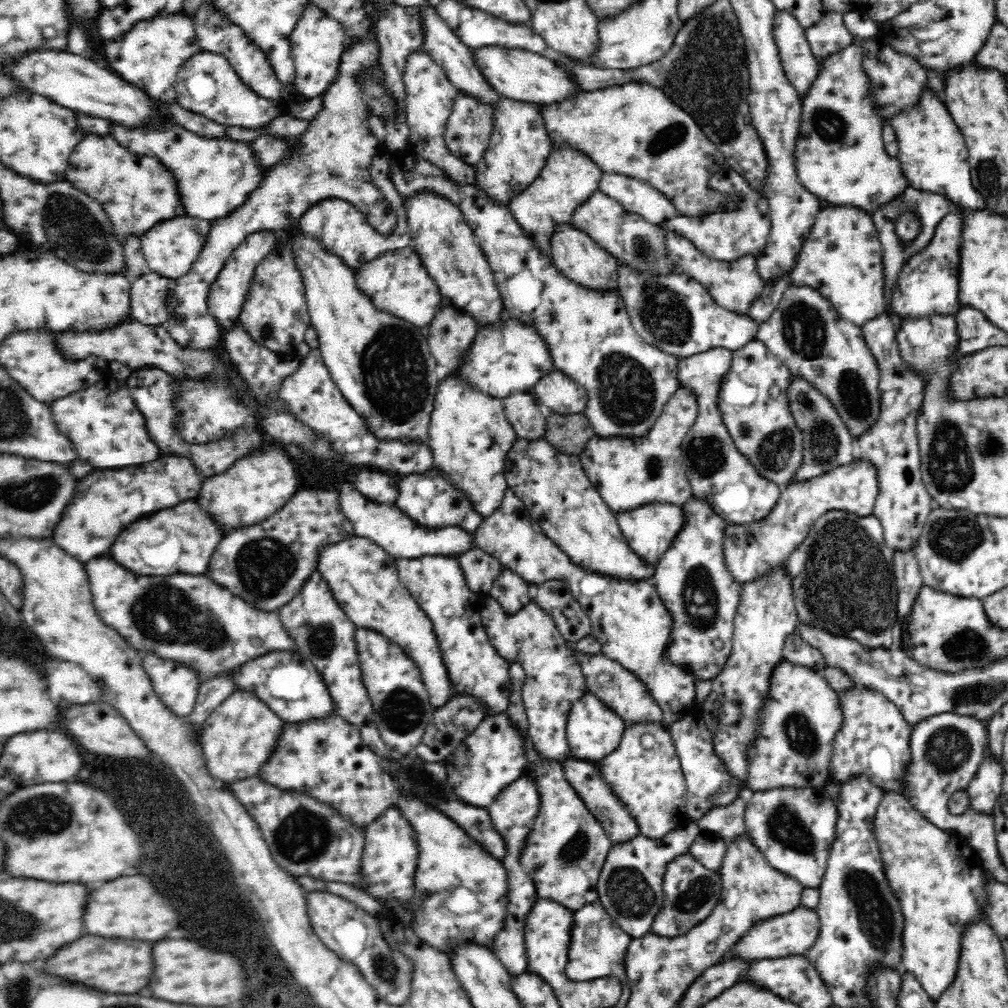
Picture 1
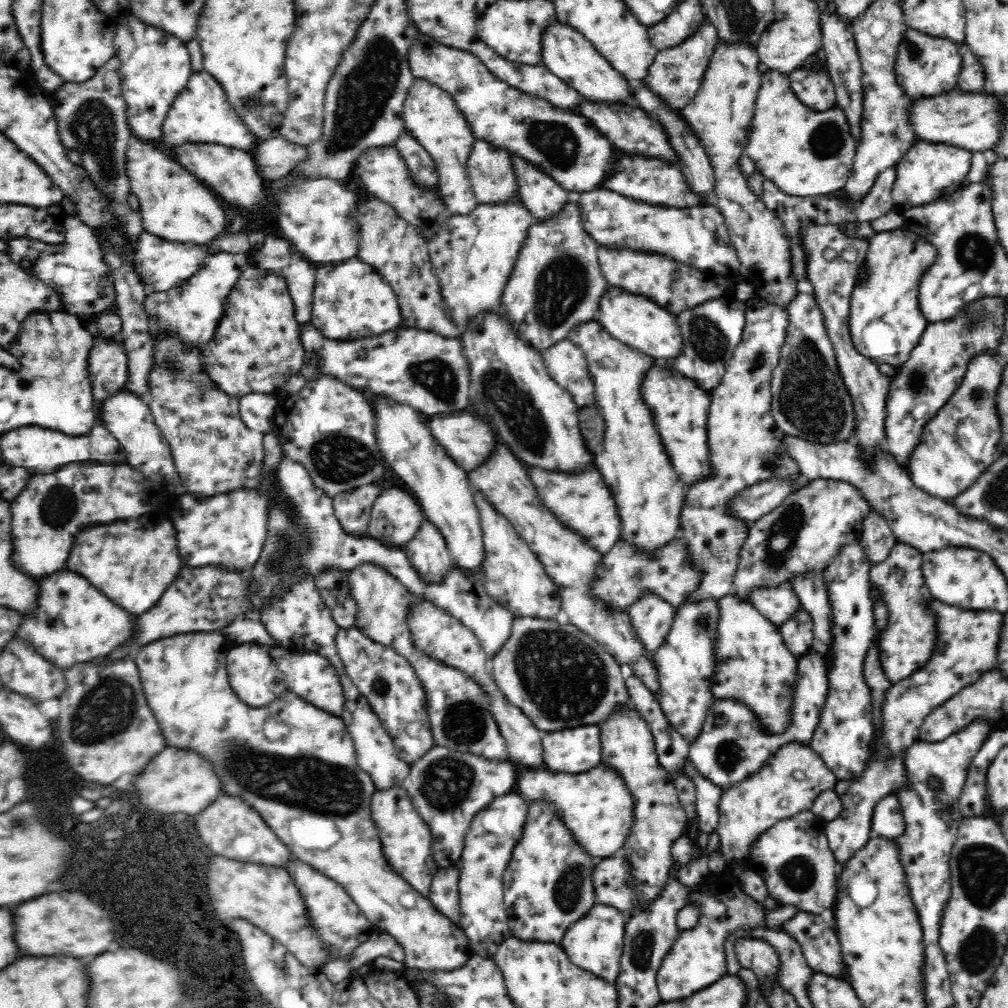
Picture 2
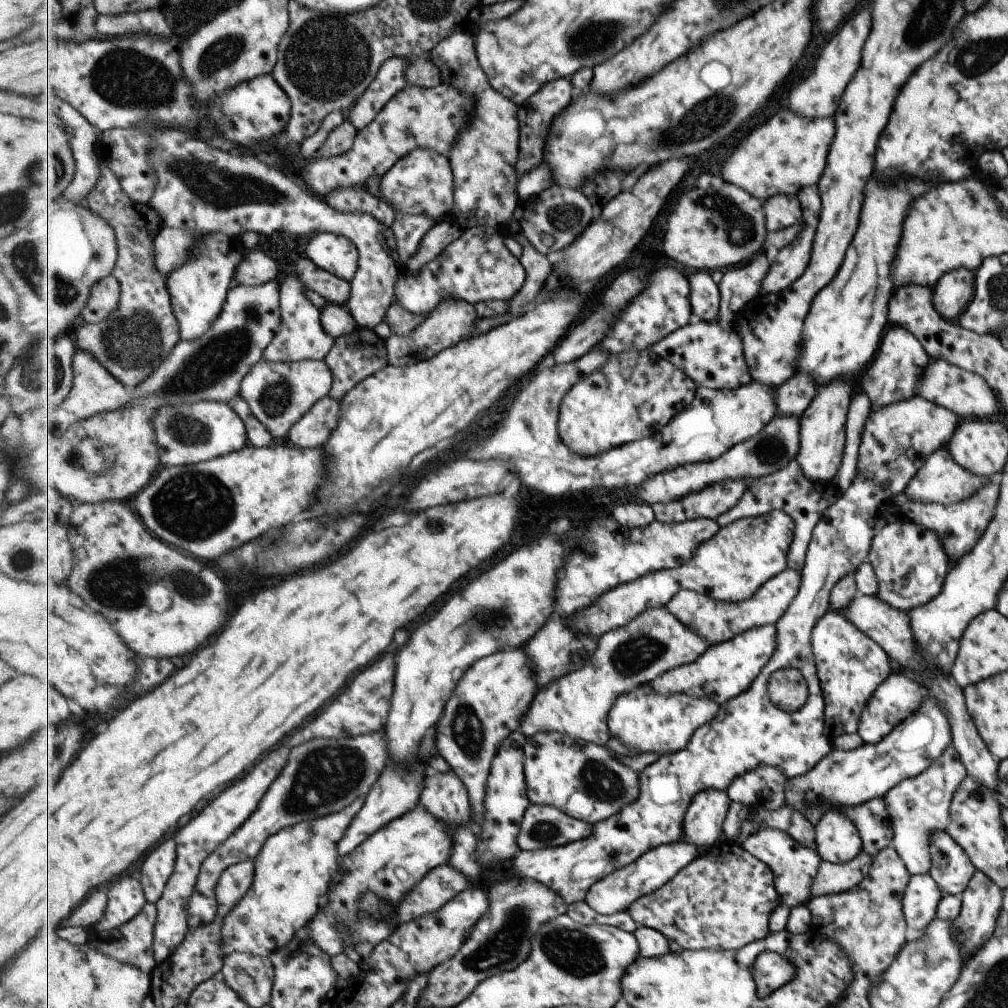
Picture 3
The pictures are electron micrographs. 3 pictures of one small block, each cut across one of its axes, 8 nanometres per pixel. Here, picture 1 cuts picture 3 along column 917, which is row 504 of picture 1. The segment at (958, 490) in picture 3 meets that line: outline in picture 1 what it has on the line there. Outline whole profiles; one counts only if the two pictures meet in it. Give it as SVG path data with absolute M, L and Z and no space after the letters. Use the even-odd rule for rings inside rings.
M447 376L438 386L431 414L428 445L433 456L433 468L466 497L470 507L483 519L501 508L509 487L505 479L505 456L517 435L504 409L503 400L491 398Z

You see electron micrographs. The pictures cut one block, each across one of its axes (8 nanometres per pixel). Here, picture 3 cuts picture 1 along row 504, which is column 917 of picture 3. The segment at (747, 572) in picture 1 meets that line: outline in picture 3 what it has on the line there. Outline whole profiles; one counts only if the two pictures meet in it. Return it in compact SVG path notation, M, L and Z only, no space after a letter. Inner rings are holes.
M949 744L947 750L929 764L927 770L923 770L923 773L917 774L915 778L905 778L903 782L899 782L885 792L883 802L889 812L893 834L891 847L902 861L908 877L928 874L931 867L929 838L931 834L943 832L947 828L953 792L963 782L965 776L957 752L952 744Z

